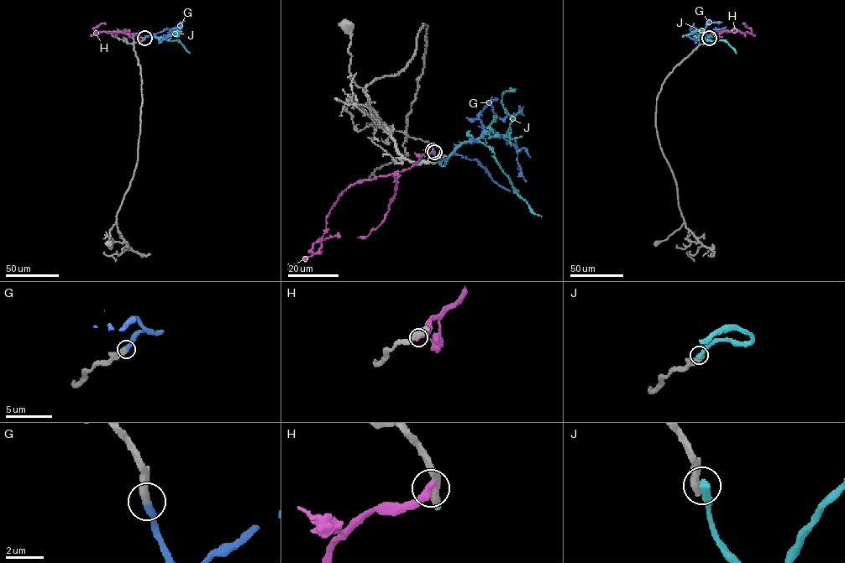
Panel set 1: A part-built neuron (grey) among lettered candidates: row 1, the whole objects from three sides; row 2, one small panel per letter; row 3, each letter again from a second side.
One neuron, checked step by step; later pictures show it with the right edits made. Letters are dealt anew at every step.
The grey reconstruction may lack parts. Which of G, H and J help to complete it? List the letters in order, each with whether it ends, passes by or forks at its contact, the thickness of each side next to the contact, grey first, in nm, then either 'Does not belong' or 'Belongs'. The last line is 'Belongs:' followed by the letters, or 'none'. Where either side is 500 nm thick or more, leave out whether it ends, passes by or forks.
G: It ends there. Thickness 440 nm (grey) against 400 nm. Belongs
H: It ends there. Thickness 440 nm (grey) against 440 nm. Does not belong
J: Thickness 500 nm (grey) against 480 nm. Does not belong
Belongs: G

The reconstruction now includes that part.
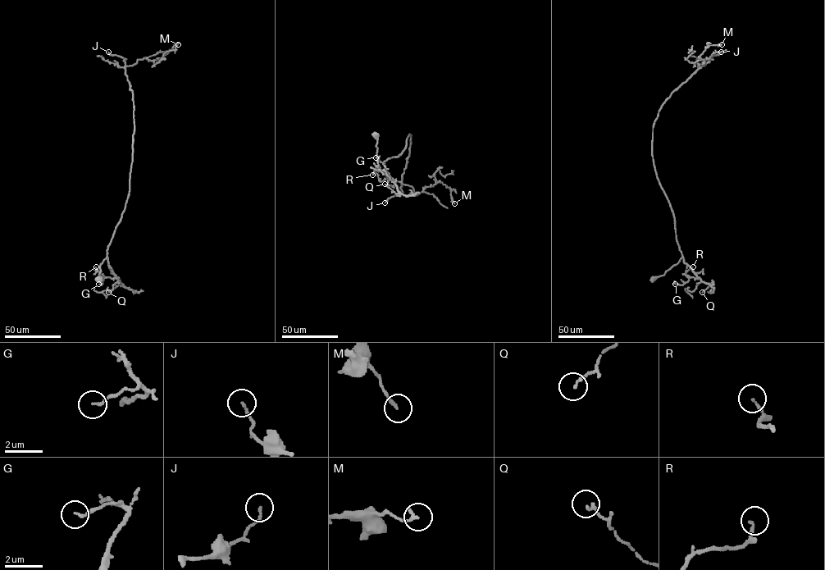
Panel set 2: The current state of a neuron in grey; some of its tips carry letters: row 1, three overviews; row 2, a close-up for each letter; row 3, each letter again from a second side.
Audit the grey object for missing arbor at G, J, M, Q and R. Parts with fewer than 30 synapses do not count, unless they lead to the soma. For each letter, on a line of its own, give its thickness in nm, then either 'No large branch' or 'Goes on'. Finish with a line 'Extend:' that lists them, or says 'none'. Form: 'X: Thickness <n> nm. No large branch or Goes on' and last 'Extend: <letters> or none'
G: Thickness 120 nm. No large branch
J: Thickness 120 nm. No large branch
M: Thickness 160 nm. No large branch
Q: Thickness 120 nm. No large branch
R: Thickness 140 nm. No large branch
Extend: none

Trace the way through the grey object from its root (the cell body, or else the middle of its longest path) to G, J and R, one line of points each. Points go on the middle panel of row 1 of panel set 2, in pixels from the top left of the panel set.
G: (375, 134), (377, 158), (392, 179), (378, 168), (379, 157), (376, 157)
J: (375, 134), (377, 158), (383, 164), (403, 151), (411, 134), (401, 192), (385, 202)
R: (375, 134), (377, 158), (392, 179), (376, 167), (372, 175)

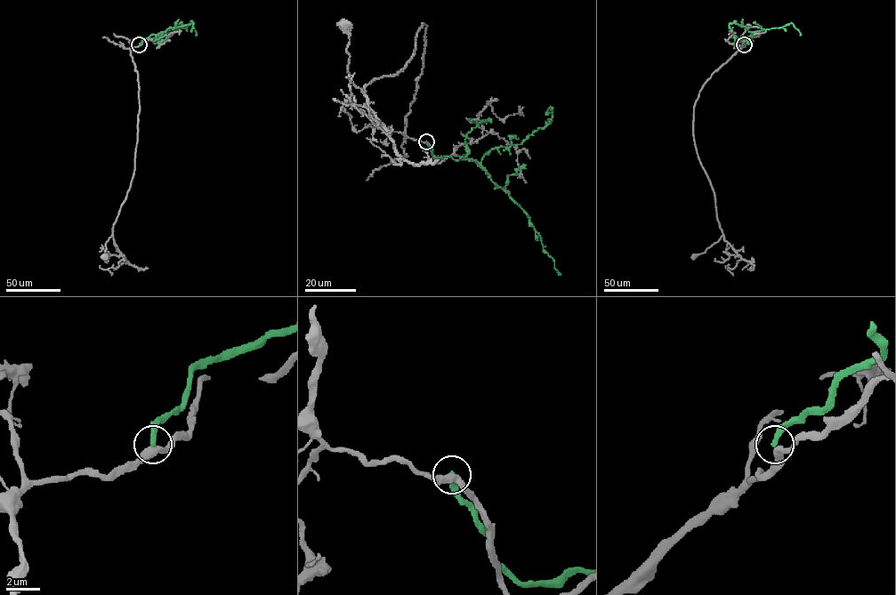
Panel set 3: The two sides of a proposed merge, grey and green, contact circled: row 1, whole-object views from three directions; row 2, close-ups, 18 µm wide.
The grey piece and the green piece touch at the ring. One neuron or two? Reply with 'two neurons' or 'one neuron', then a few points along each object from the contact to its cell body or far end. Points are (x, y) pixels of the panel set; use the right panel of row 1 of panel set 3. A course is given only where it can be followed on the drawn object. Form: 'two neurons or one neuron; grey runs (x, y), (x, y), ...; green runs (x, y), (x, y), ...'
two neurons; grey runs (744, 44), (712, 75), (693, 108), (695, 145), (714, 193), (722, 235), (704, 253), (692, 256); green runs (744, 44), (754, 32), (780, 28), (788, 23), (792, 23), (800, 36)

